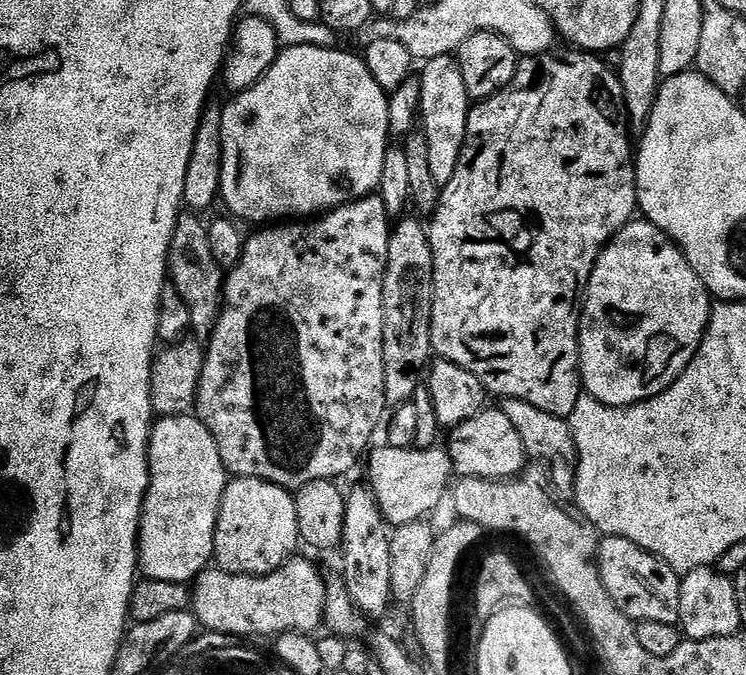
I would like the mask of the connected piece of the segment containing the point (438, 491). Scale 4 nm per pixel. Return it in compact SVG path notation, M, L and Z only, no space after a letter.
M440 446L375 448L373 447L366 456L366 464L368 460L366 484L372 489L376 504L382 510L385 521L392 526L406 526L406 522L431 517L431 512L439 506L443 496L445 499L454 480L452 463L447 451Z

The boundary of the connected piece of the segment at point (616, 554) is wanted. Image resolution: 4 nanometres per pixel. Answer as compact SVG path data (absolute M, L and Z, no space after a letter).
M604 536L596 550L596 565L606 586L606 594L614 598L614 606L636 624L666 622L679 625L682 614L681 573L673 570L661 556L650 554L625 536Z

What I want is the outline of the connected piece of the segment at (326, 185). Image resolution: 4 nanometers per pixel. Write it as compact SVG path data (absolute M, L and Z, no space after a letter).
M294 46L284 48L270 70L254 86L245 92L237 92L231 97L232 101L222 108L222 182L220 183L219 199L233 212L231 215L237 221L249 220L252 226L264 226L269 222L284 222L289 218L312 218L323 214L341 204L350 204L371 196L380 187L382 178L382 162L390 147L388 130L388 97L389 93L374 82L374 74L364 65L363 59L352 52L340 52L339 47L319 48L318 46Z

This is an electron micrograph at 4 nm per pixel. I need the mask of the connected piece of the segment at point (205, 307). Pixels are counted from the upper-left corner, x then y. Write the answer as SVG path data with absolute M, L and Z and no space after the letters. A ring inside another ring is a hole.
M182 214L176 220L174 234L170 238L168 251L168 276L171 284L182 294L182 302L190 310L191 331L197 337L207 338L220 316L224 298L225 269L214 262L214 254L210 251L208 224L199 215ZM197 332L197 333L196 333Z

